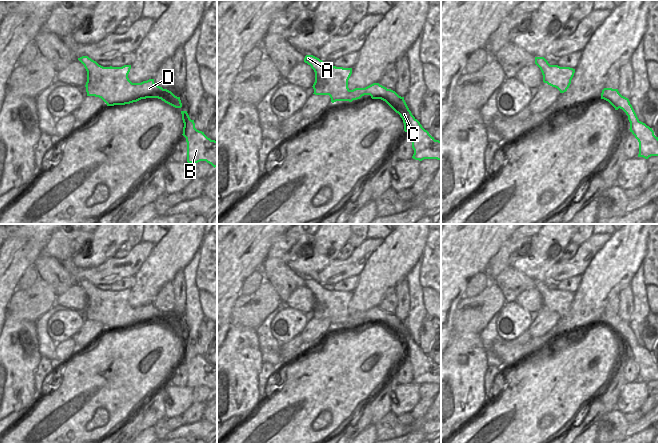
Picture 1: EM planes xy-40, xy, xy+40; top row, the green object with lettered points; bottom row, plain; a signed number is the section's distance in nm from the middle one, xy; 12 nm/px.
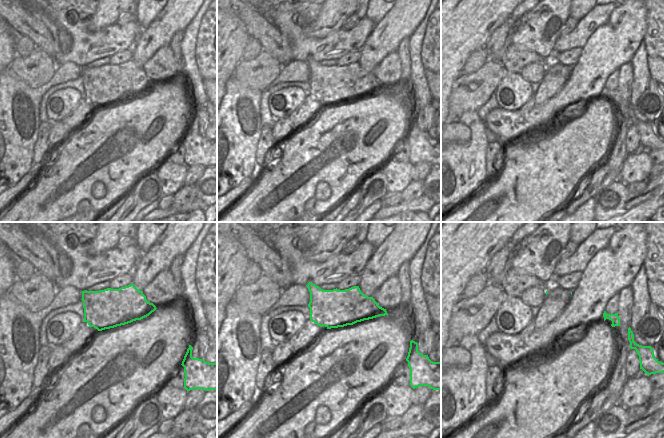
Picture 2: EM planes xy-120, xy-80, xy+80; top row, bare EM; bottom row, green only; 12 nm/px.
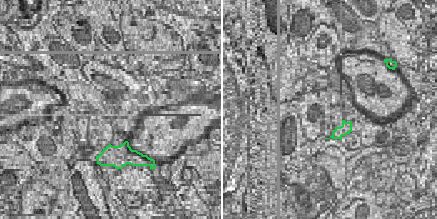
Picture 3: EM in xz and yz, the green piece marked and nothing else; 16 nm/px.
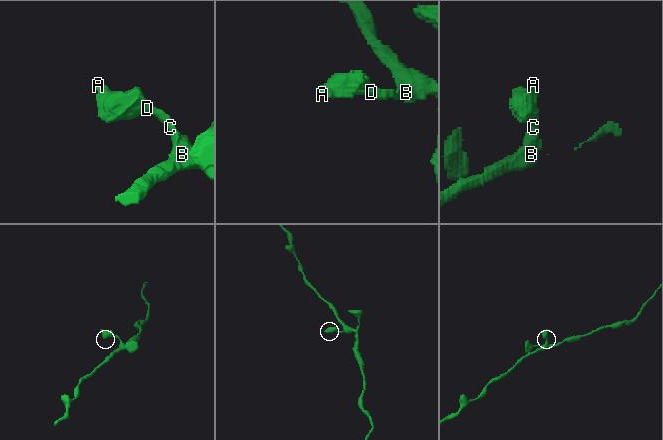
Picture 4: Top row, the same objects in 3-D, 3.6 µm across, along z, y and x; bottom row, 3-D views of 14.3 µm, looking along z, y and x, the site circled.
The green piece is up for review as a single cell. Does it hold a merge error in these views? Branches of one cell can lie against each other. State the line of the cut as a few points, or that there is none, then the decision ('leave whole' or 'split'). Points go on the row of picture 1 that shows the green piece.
cut none; leave whole

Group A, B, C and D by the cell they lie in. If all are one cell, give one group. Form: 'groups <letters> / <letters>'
groups A B C D

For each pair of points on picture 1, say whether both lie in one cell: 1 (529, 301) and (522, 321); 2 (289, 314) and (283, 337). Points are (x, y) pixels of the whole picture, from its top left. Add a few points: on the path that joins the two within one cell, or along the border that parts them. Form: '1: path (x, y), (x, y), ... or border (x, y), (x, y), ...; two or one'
1: border (514, 301), (529, 312); two
2: path (289, 320), (289, 334); one

